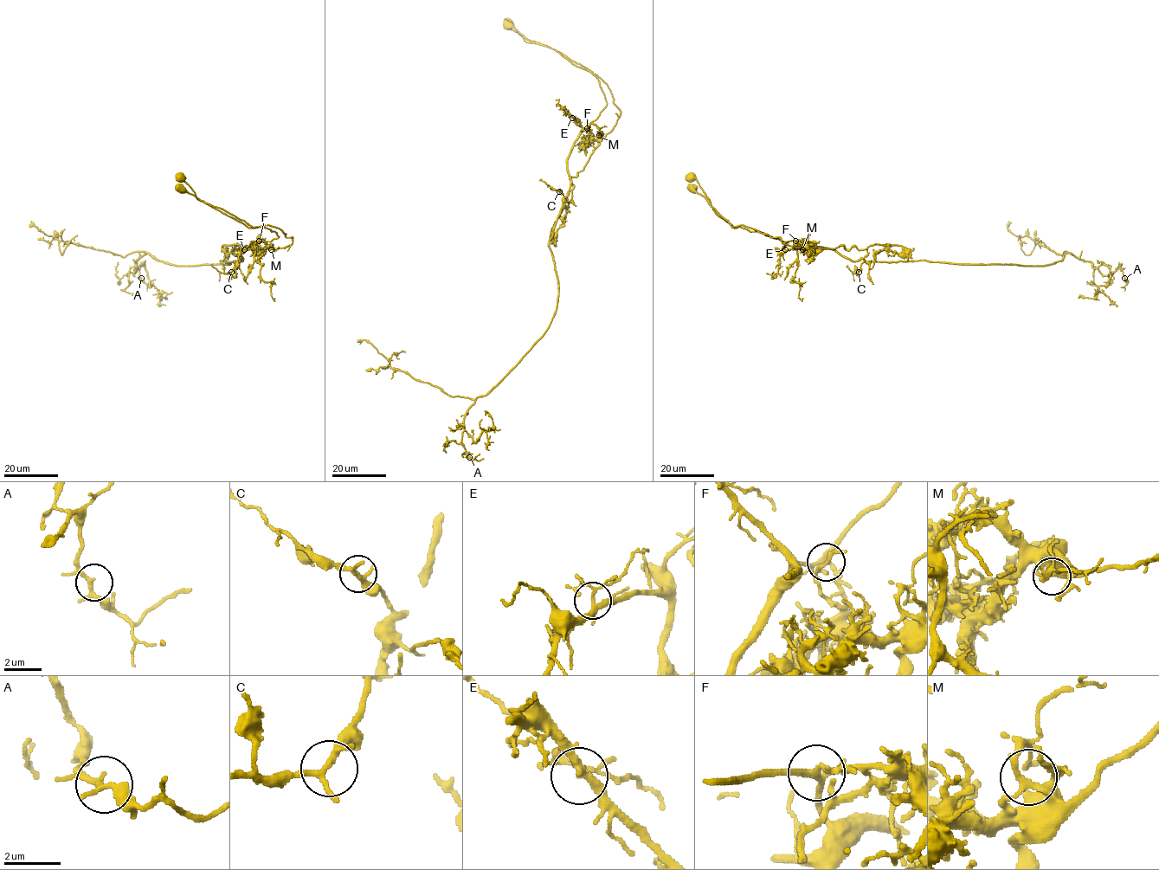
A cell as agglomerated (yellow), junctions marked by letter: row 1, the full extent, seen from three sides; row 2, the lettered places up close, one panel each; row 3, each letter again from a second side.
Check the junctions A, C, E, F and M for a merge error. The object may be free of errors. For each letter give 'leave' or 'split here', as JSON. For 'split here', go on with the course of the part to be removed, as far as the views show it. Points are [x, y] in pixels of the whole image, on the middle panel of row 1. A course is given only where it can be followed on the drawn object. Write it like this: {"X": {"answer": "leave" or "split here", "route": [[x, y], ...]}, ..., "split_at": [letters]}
{"A": {"answer": "leave"}, "C": {"answer": "leave"}, "E": {"answer": "leave"}, "F": {"answer": "split here", "route": [[588, 128], [591, 138], [600, 139], [620, 115], [608, 86], [563, 54], [528, 39], [504, 22]]}, "M": {"answer": "leave"}, "split_at": ["F"]}

